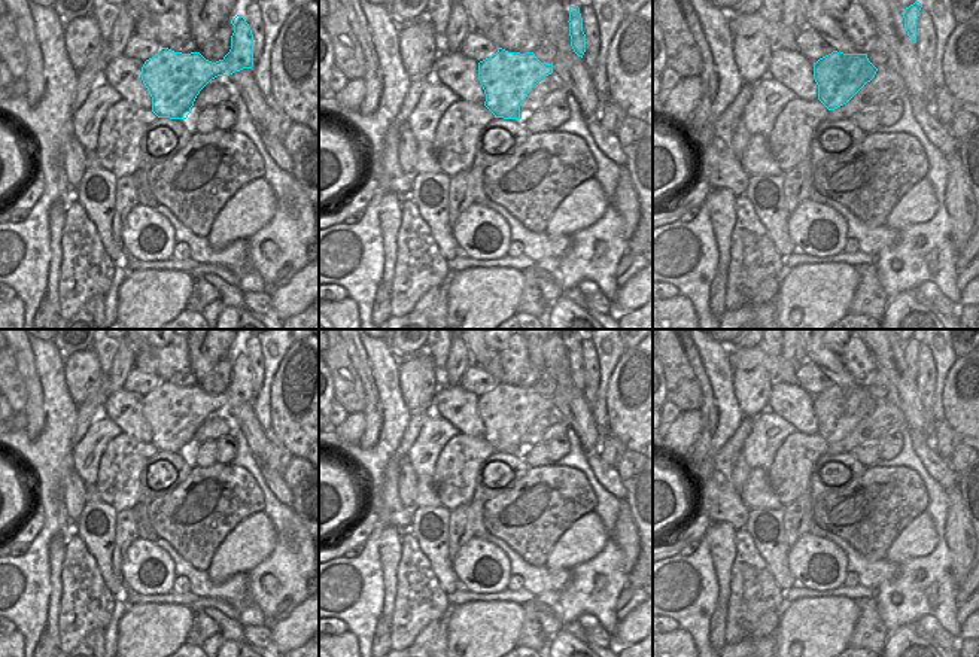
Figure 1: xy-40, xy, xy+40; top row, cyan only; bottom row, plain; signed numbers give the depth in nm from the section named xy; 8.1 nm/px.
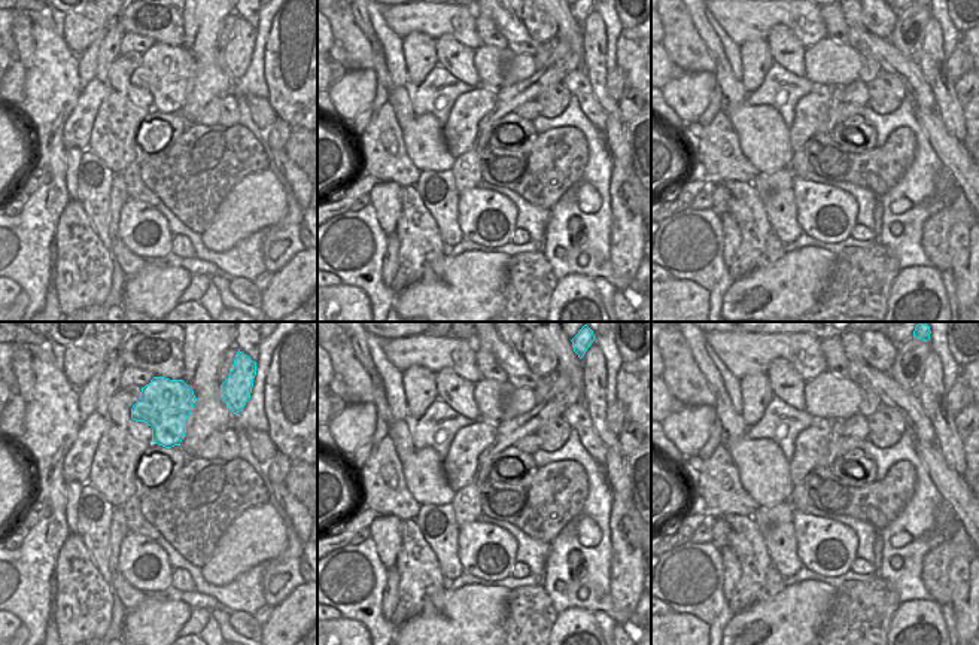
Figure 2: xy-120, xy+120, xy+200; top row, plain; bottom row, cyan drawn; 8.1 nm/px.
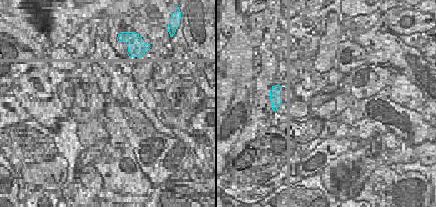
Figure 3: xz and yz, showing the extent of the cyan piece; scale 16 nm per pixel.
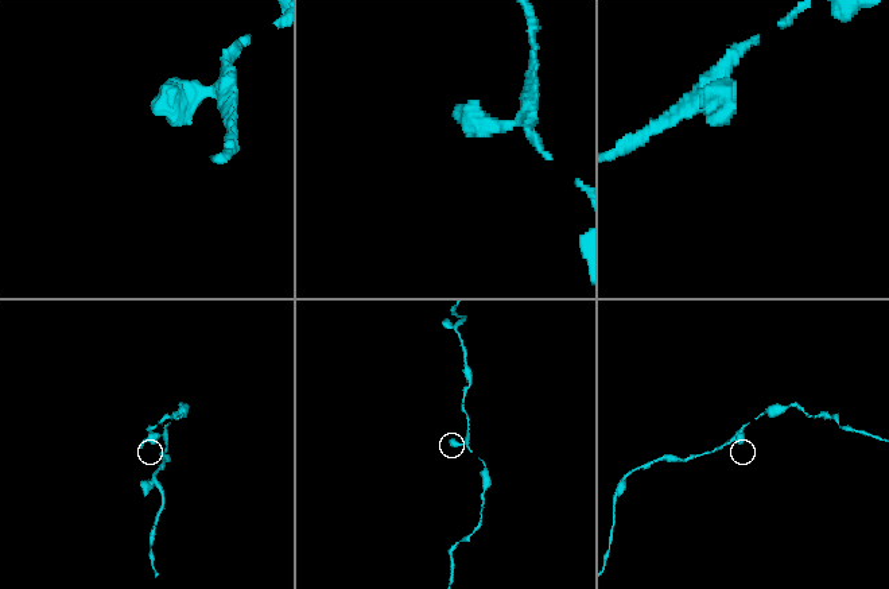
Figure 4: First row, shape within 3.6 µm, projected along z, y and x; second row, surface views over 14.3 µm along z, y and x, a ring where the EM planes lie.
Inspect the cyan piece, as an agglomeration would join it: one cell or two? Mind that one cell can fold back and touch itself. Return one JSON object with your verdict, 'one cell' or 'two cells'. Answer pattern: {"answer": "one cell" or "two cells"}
{"answer": "one cell"}

